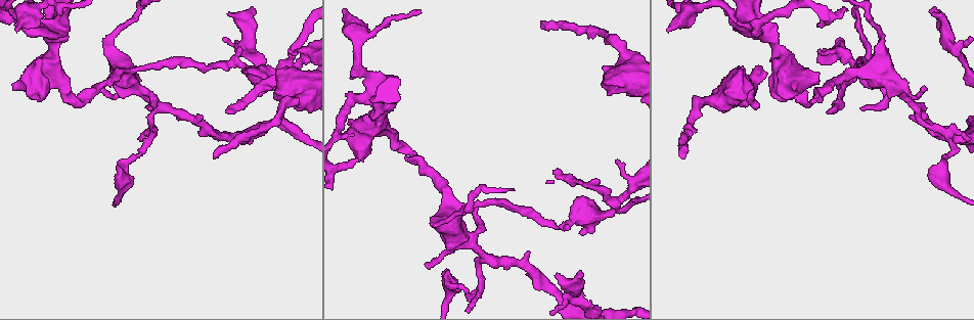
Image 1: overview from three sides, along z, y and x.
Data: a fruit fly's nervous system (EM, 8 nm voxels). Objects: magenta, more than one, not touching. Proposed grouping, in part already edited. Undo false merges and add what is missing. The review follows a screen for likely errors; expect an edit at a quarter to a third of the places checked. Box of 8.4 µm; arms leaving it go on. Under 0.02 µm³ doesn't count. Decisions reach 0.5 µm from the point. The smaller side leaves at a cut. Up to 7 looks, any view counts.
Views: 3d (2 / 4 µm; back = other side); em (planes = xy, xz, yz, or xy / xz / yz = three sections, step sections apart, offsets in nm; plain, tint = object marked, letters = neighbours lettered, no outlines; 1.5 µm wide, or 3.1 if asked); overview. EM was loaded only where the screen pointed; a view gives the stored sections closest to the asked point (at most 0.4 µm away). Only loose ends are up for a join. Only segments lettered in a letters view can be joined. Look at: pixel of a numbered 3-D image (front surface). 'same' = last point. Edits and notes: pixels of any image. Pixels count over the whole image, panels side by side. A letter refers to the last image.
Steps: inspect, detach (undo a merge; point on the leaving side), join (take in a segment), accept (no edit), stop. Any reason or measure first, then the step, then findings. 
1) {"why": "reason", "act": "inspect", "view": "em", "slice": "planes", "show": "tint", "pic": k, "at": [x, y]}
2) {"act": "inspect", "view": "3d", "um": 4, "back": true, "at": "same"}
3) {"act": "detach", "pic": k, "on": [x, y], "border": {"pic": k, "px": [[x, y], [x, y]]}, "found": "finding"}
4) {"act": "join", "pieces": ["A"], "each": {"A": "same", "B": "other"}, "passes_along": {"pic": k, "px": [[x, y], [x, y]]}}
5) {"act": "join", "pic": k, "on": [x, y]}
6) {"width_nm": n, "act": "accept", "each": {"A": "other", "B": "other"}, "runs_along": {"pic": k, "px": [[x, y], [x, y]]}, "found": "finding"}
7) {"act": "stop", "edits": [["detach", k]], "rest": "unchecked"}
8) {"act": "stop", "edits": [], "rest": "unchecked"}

{"why": "thick turns thin", "act": "inspect", "view": "3d", "um": 4, "back": true, "pic": 1, "at": [287, 64]}

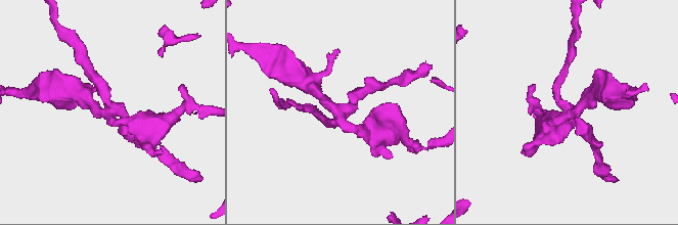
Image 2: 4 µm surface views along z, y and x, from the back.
{"arms": 4, "why": "need the tissue", "act": "inspect", "view": "em", "slice": "planes", "show": "plain", "pic": 2, "at": [343, 113]}

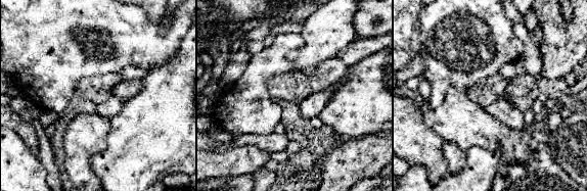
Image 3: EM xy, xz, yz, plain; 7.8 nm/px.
{"act": "inspect", "view": "em", "slice": "planes", "show": "letters", "at": "same"}

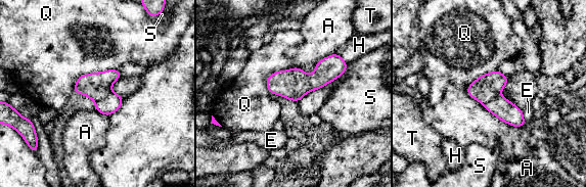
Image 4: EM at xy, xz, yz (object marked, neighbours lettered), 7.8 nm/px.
{"longest_contact_nm": ["A", 550], "act": "detach", "pic": 4, "on": [485, 88], "each": {"A": "other", "E": "other", "H": "other", "Q": "other", "S": "other", "T": "other"}, "found": "two cells meet here"}

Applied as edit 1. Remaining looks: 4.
{"why": "end of a long branch", "act": "inspect", "view": "em", "slice": "planes", "show": "letters", "pic": 1, "at": [213, 158]}

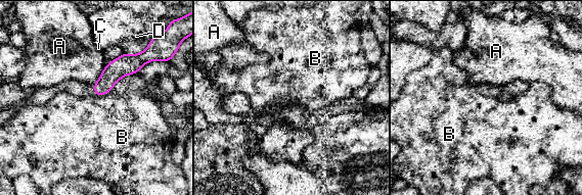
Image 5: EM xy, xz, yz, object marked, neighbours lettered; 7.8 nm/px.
{"act": "accept", "each": {"A": "other", "B": "other", "C": "other", "D": "other"}, "border": {"pic": 5, "px": [[154, 59], [95, 96]]}, "found": "none of them fits"}

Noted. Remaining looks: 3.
{"act": "stop", "edits": [["detach", 4]], "rest": "unchecked"}

